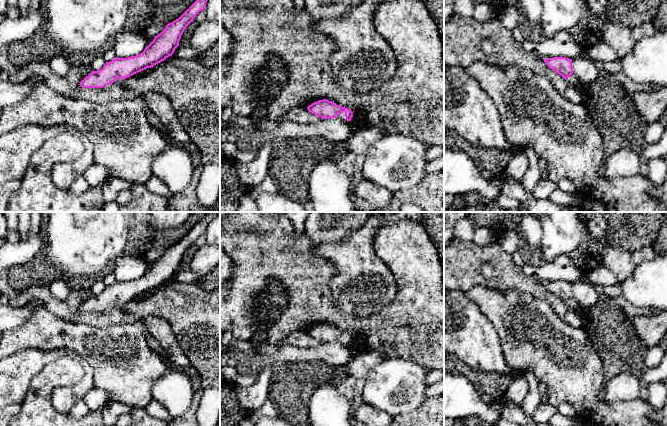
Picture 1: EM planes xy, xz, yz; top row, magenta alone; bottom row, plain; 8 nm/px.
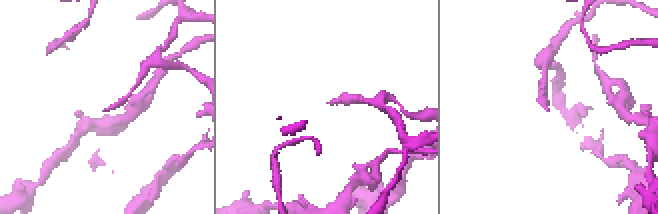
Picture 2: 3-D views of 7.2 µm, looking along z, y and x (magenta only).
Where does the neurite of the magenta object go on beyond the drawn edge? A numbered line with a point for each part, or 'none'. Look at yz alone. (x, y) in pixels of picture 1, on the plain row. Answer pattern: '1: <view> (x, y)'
1: yz (572, 304)

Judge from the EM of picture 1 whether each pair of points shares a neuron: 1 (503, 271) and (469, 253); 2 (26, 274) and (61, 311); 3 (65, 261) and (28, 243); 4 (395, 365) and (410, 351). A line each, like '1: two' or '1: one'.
1: one
2: two
3: two
4: two

